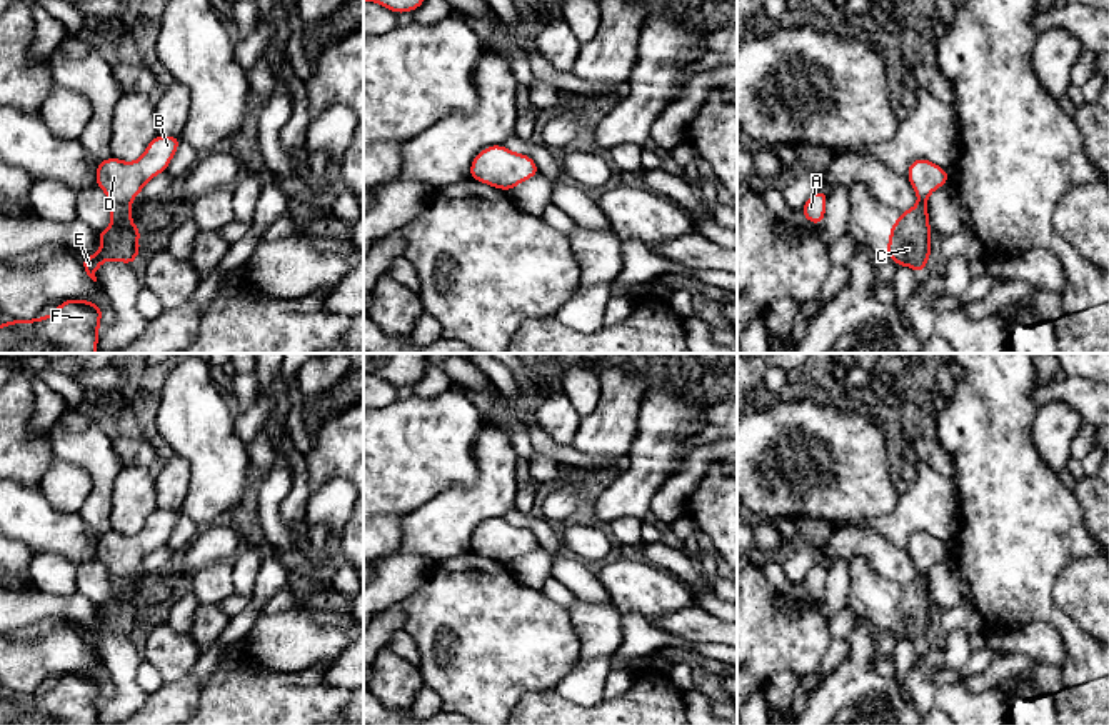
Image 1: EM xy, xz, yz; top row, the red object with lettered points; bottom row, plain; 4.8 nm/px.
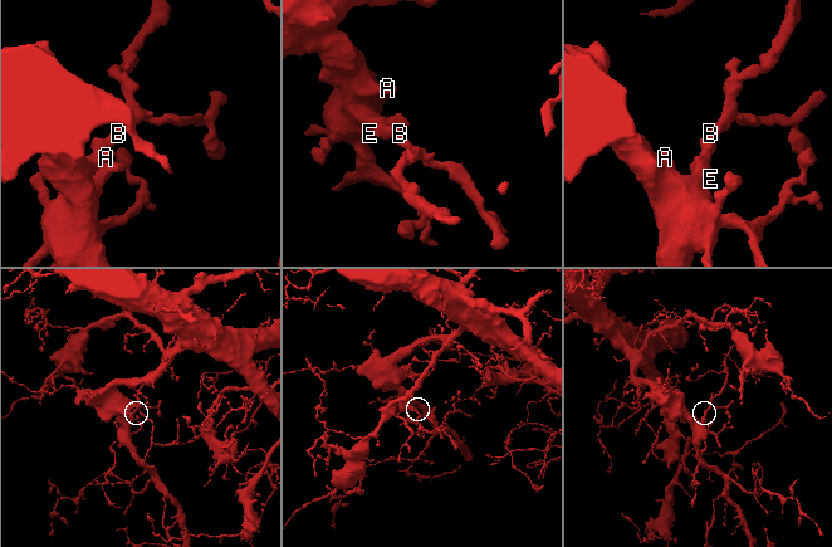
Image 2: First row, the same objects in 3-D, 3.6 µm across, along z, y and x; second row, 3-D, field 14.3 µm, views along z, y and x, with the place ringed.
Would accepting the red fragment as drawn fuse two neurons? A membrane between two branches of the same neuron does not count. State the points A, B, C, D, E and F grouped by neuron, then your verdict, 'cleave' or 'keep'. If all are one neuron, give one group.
groups A B C D E F; keep

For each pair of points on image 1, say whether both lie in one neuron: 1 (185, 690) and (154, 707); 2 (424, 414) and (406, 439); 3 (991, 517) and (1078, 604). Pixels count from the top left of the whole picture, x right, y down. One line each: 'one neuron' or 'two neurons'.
1: one neuron
2: one neuron
3: two neurons

